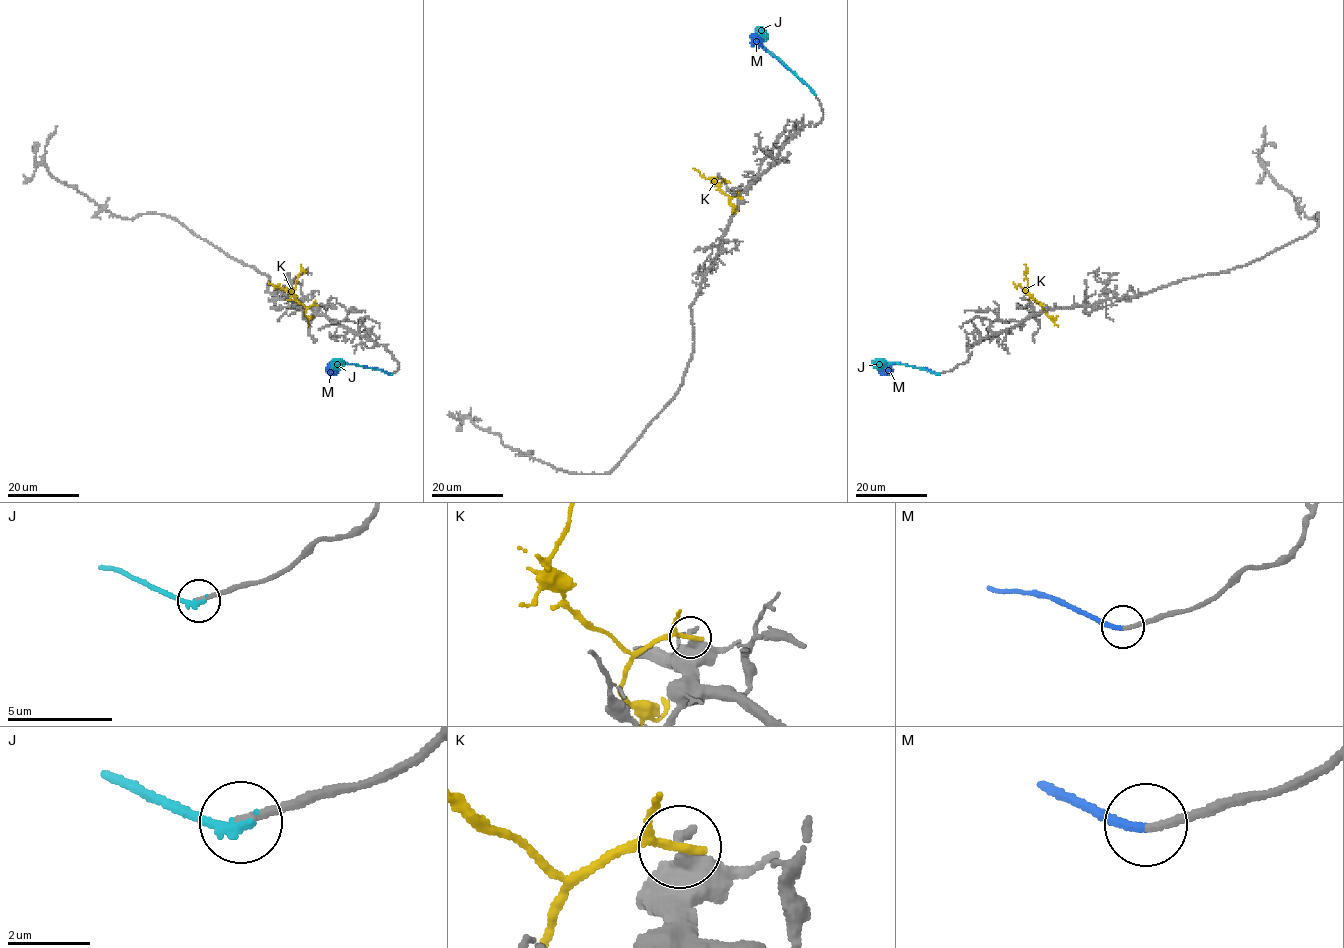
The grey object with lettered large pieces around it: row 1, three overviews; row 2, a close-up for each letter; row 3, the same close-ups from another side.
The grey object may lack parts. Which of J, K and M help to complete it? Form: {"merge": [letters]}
{"merge": ["M"]}

